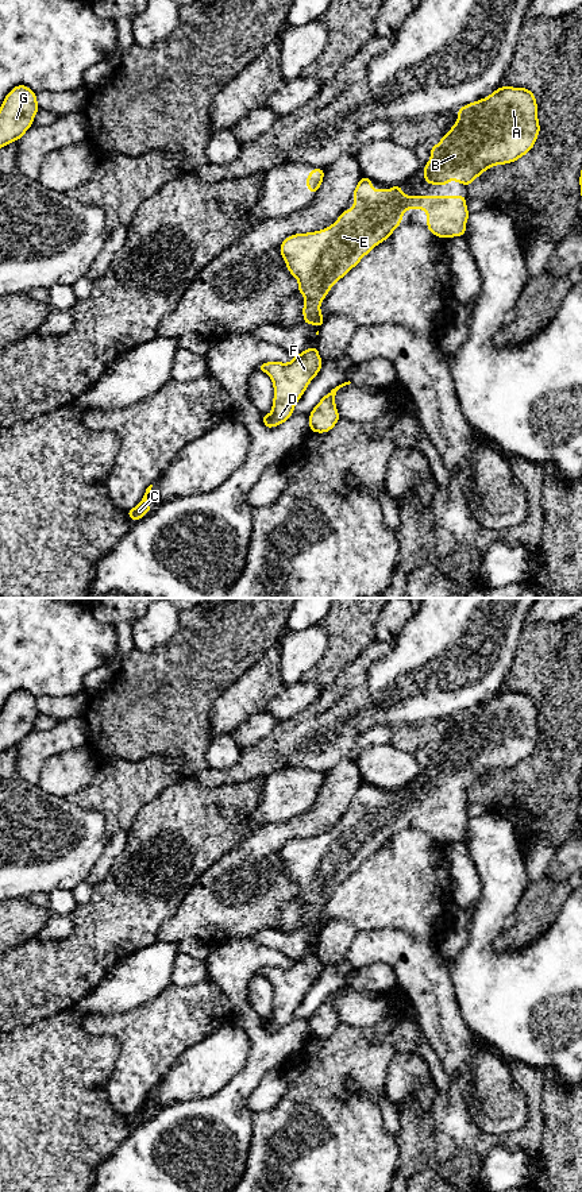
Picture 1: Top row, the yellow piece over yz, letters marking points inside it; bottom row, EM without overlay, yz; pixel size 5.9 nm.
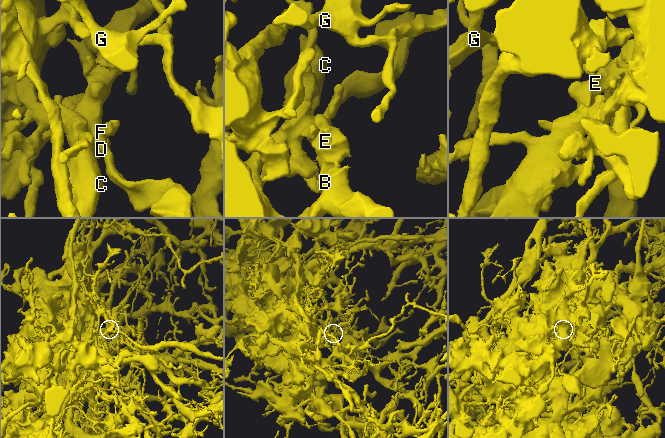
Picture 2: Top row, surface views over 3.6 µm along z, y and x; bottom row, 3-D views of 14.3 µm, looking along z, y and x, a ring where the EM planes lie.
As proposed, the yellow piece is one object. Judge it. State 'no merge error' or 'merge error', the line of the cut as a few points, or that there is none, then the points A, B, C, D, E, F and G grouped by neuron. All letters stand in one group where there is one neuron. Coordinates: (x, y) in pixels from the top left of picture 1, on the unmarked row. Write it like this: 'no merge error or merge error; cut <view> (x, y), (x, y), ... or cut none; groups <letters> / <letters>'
no merge error; cut none; groups A B C D E F G

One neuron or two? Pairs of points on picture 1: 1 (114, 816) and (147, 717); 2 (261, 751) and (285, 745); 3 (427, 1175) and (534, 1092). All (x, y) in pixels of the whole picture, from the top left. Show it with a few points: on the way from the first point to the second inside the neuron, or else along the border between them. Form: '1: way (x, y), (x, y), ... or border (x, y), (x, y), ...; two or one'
1: border (164, 756), (143, 756), (137, 760), (101, 760); two
2: border (293, 724), (274, 743), (282, 767); two
3: border (411, 1176), (424, 1165), (430, 1165), (443, 1177); two

